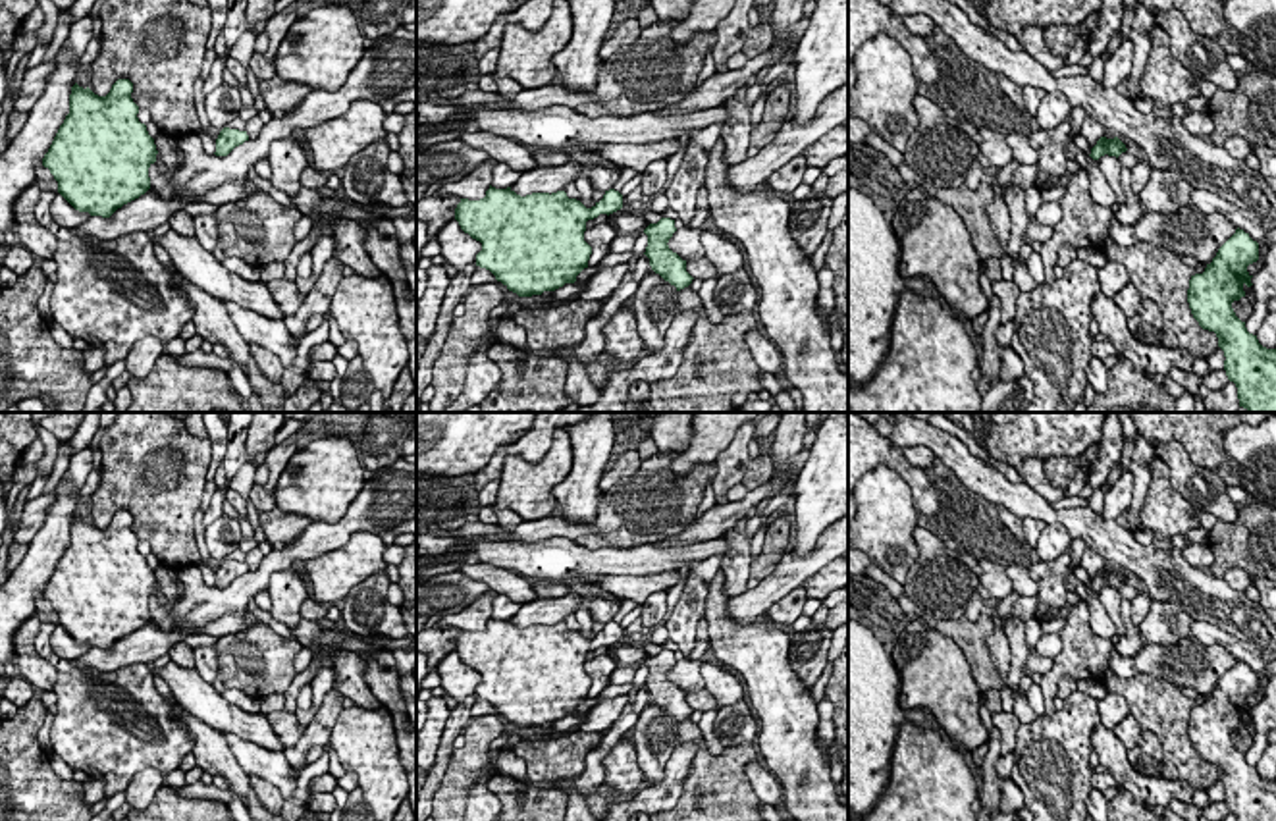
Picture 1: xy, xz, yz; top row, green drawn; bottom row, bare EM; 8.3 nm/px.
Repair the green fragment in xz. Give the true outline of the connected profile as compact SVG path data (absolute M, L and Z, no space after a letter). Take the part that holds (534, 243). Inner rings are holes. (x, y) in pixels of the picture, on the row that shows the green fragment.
M490 185L480 200L461 199L455 220L465 233L482 243L476 266L490 270L518 297L532 297L574 283L576 276L588 268L592 254L592 247L584 241L586 222L621 208L623 195L615 189L605 191L599 202L586 208L580 200L569 199L565 191L520 197L511 187Z

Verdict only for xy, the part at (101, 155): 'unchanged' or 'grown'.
unchanged

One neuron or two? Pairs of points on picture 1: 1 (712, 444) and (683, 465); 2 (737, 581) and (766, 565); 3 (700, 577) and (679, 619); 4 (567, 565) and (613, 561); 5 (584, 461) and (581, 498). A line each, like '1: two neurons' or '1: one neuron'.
1: one neuron
2: two neurons
3: one neuron
4: one neuron
5: one neuron

